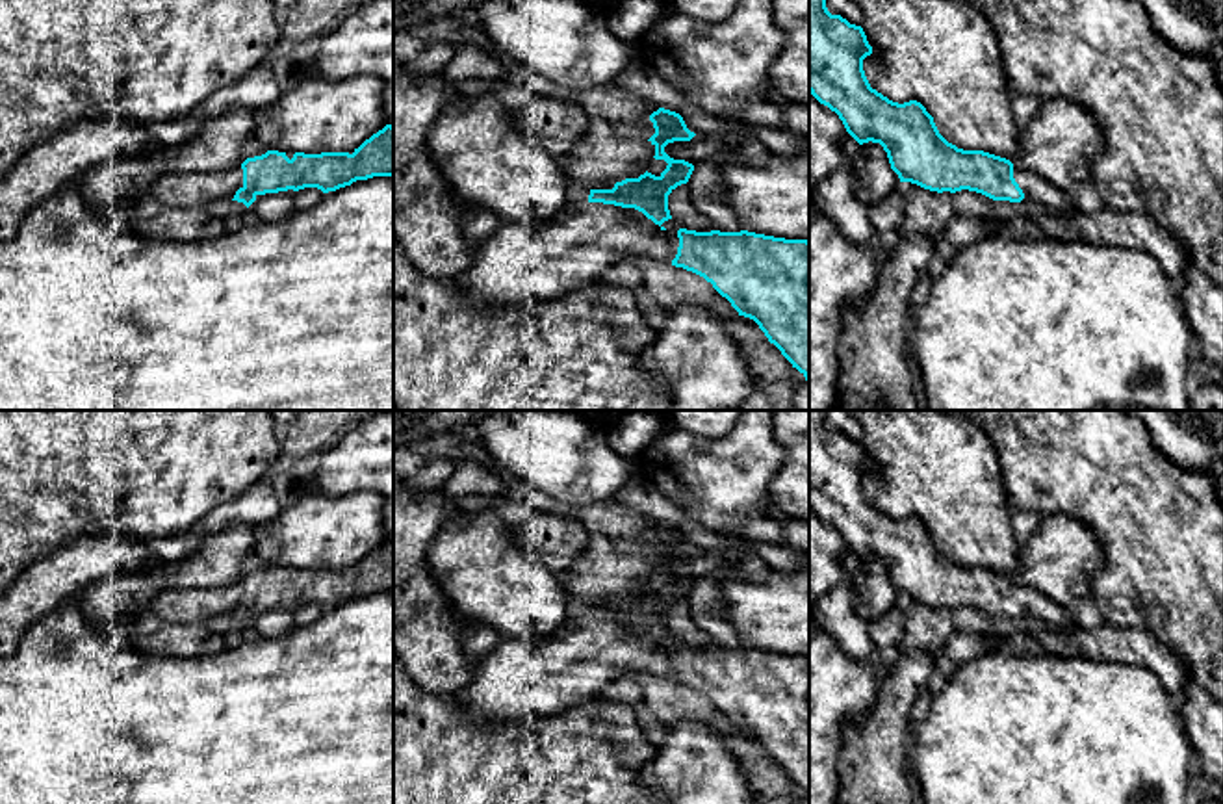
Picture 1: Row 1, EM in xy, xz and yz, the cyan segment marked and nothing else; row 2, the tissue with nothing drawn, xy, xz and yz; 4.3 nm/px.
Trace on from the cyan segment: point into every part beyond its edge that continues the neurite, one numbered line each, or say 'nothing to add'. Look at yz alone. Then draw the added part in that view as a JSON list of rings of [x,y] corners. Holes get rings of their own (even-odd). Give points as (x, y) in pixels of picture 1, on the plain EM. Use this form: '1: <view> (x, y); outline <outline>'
1: yz (1036, 606); outline [[[1013,583],[1013,594],[1032,620],[1043,622],[1047,628],[1063,629],[1073,628],[1071,607],[1060,605],[1041,594],[1039,590]]]

